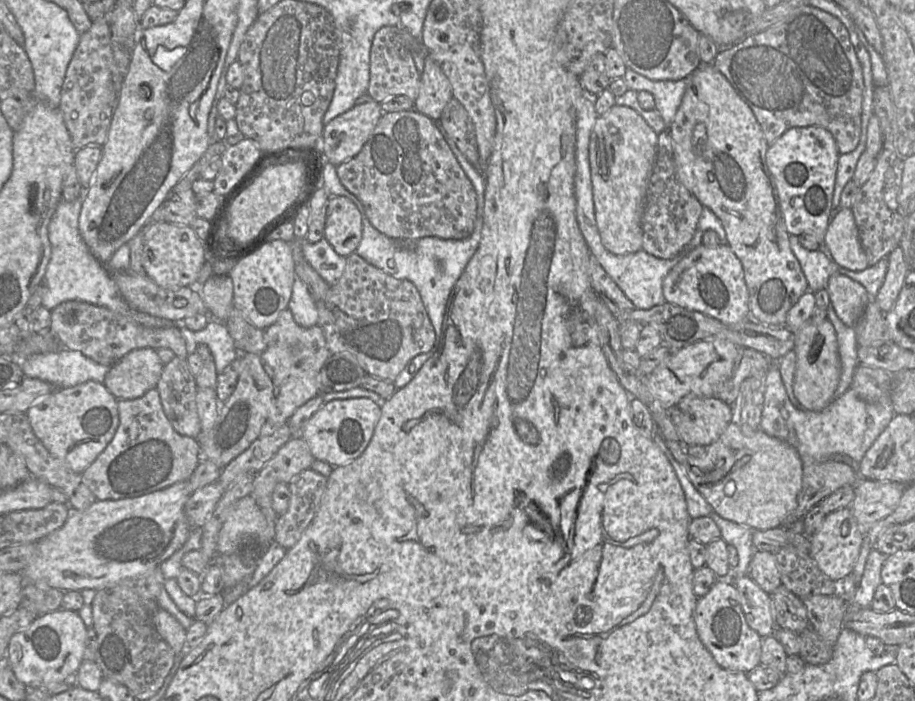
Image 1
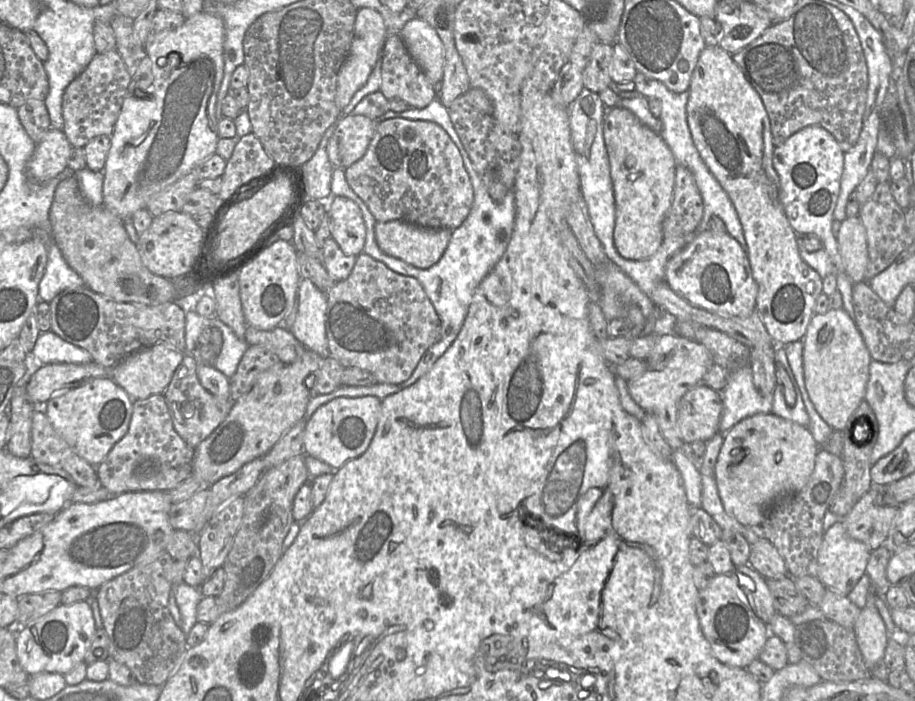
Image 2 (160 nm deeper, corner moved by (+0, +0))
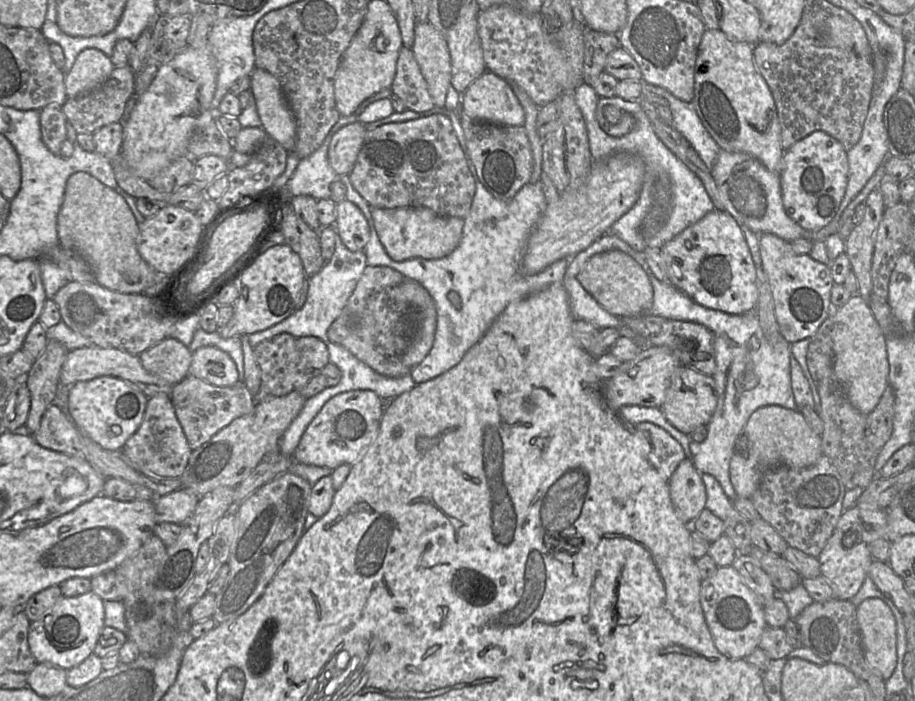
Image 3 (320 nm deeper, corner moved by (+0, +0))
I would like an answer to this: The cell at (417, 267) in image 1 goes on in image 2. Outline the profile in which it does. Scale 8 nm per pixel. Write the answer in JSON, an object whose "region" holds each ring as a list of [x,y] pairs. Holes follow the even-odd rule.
{"region":[[[438,98],[432,100],[424,108],[410,107],[408,110],[403,112],[395,112],[389,109],[378,119],[374,120],[379,123],[383,120],[391,118],[426,120],[433,121],[440,125],[457,146],[462,156],[465,169],[470,177],[474,191],[474,200],[471,210],[464,222],[459,227],[452,230],[451,239],[442,257],[433,266],[427,269],[421,269],[406,263],[401,259],[389,256],[381,251],[375,239],[376,219],[371,214],[363,200],[349,186],[345,177],[344,169],[334,167],[332,171],[332,195],[346,196],[350,198],[358,205],[362,212],[362,216],[366,225],[366,240],[363,253],[378,261],[381,261],[394,272],[416,278],[421,283],[441,320],[441,338],[424,353],[412,375],[403,383],[401,383],[401,388],[404,389],[411,386],[419,378],[425,375],[456,339],[464,323],[470,303],[478,285],[500,260],[507,248],[514,229],[516,208],[513,190],[509,191],[501,201],[495,201],[491,198],[480,176],[474,169],[468,153],[461,143],[460,137],[456,132],[449,116],[448,108],[443,105]]]}

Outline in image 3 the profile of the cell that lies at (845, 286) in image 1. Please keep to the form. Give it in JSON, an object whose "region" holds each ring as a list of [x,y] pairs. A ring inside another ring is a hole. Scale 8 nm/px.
{"region":[[[821,130],[813,131],[785,150],[780,178],[783,205],[788,216],[806,230],[818,230],[830,223],[845,194],[848,169],[843,145]]]}

